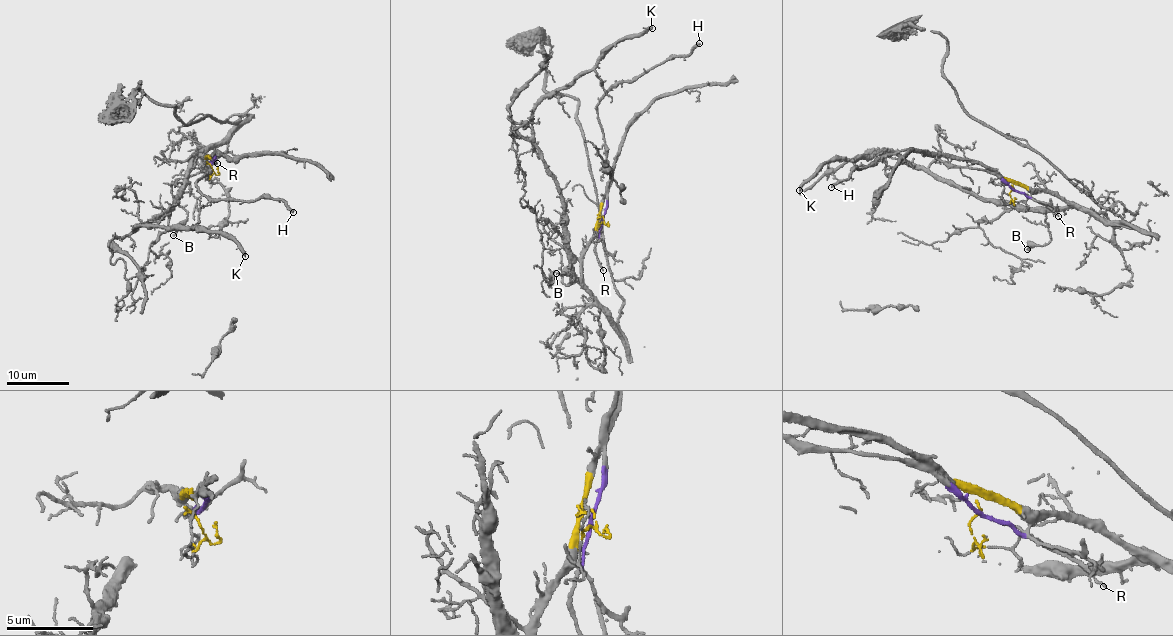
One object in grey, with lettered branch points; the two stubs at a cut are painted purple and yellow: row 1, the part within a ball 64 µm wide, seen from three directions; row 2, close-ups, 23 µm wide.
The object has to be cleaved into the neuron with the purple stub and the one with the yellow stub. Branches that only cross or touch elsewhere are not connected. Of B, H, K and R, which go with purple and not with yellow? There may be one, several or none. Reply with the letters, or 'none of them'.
H, R

